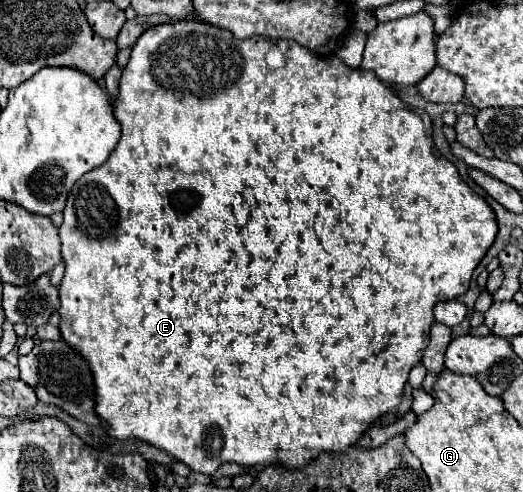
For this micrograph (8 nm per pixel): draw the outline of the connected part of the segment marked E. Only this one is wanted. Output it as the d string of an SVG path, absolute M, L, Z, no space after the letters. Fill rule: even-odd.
M169 22L169 24L159 24L153 26L151 30L143 32L141 38L135 42L131 50L129 64L121 76L119 82L119 100L113 104L115 106L115 116L123 128L121 140L111 152L109 160L101 164L99 168L87 172L77 180L73 186L67 206L63 210L63 224L59 228L61 236L61 256L67 264L65 276L59 284L59 298L61 298L61 336L63 340L79 350L83 358L89 362L93 368L95 376L95 400L97 400L97 414L101 420L109 424L109 434L113 438L141 438L165 452L169 452L173 458L181 460L195 472L203 474L213 474L221 462L235 462L239 466L269 466L275 462L281 462L283 466L295 466L301 468L309 460L313 460L321 450L333 450L333 452L345 452L349 446L353 446L363 432L369 428L371 422L375 422L379 416L391 412L399 404L399 396L403 392L403 386L407 384L409 370L421 362L421 354L427 348L429 342L429 330L431 324L435 322L433 318L433 306L437 302L445 300L455 300L457 296L465 294L471 282L471 274L477 268L477 264L483 260L485 252L491 248L491 244L497 238L497 220L495 212L491 206L469 188L467 182L457 174L457 168L453 162L449 162L445 156L437 154L435 142L433 142L433 122L431 116L425 110L411 108L407 106L401 98L391 94L381 80L369 70L353 70L345 66L337 56L319 56L311 50L305 50L305 46L293 42L293 40L275 40L275 38L265 38L265 36L253 36L253 38L233 38L229 30L221 30L217 26L209 26L205 22ZM279 48L285 56L285 66L283 68L269 68L265 62L265 56L269 50Z

